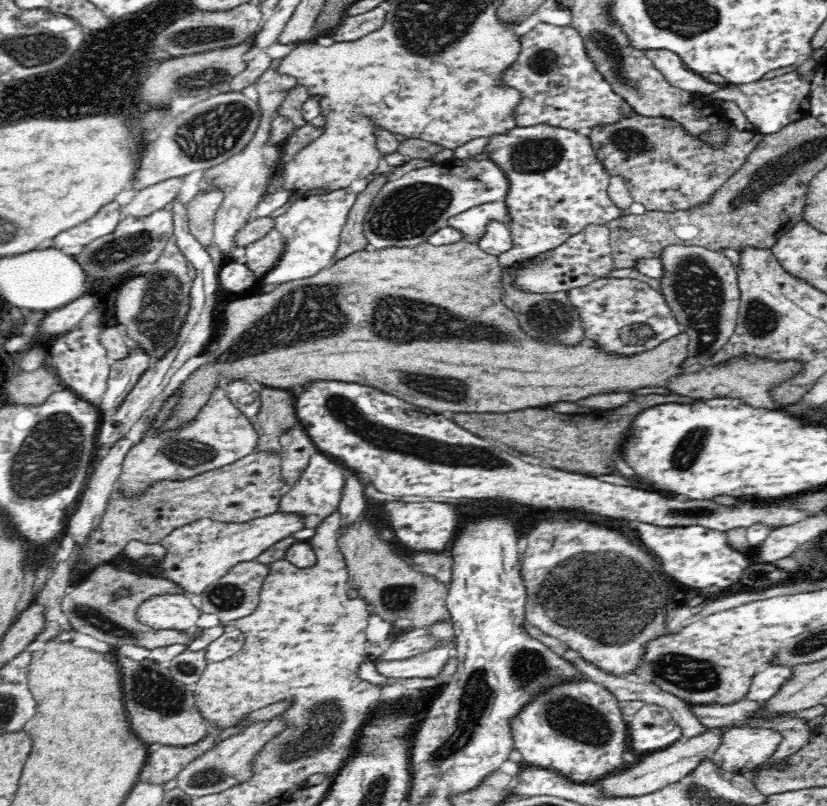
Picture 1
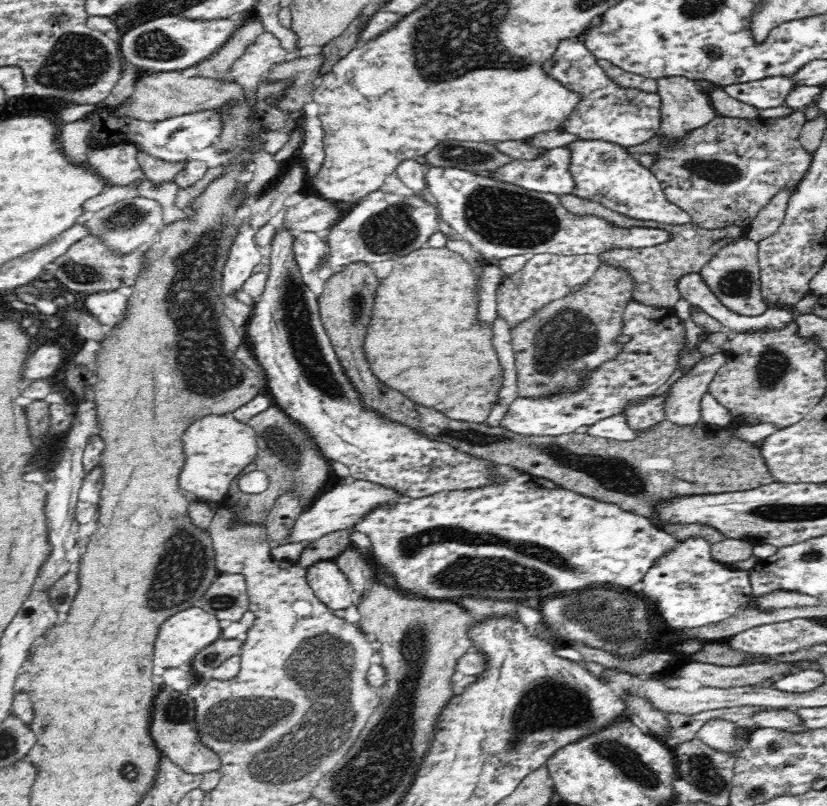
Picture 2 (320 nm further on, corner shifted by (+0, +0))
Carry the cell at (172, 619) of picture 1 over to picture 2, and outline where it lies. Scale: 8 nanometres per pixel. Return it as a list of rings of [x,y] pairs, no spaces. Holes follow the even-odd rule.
[[[199,607],[187,608],[168,617],[168,620],[162,623],[158,638],[154,642],[154,672],[156,672],[156,676],[160,675],[158,668],[161,668],[162,671],[180,666],[192,668],[192,662],[199,652],[221,639],[223,630],[218,624],[220,622],[216,616]]]

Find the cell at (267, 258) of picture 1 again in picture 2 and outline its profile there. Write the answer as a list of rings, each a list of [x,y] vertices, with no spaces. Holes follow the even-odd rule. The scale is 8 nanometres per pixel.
[[[297,233],[293,242],[293,254],[302,275],[320,270],[329,257],[326,234]]]

